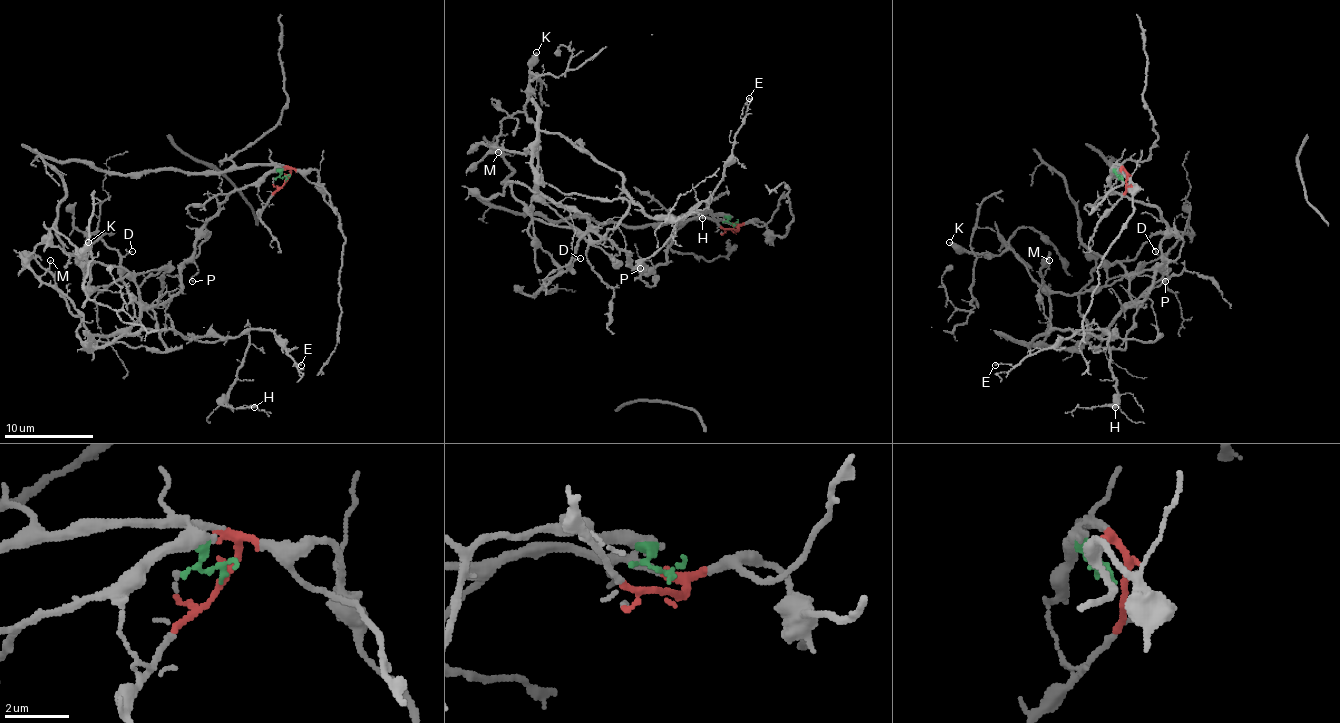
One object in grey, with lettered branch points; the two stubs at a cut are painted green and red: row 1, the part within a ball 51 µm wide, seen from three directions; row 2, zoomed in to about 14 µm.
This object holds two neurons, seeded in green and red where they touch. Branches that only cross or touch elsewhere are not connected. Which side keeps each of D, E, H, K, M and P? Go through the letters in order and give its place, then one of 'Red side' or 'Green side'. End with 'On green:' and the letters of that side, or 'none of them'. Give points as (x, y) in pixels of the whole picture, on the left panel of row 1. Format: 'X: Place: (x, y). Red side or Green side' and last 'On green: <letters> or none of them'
D: Place: (132, 251). Green side
E: Place: (301, 365). Green side
H: Place: (254, 407). Green side
K: Place: (88, 242). Green side
M: Place: (50, 260). Green side
P: Place: (192, 281). Green side
On green: D, E, H, K, M, P

